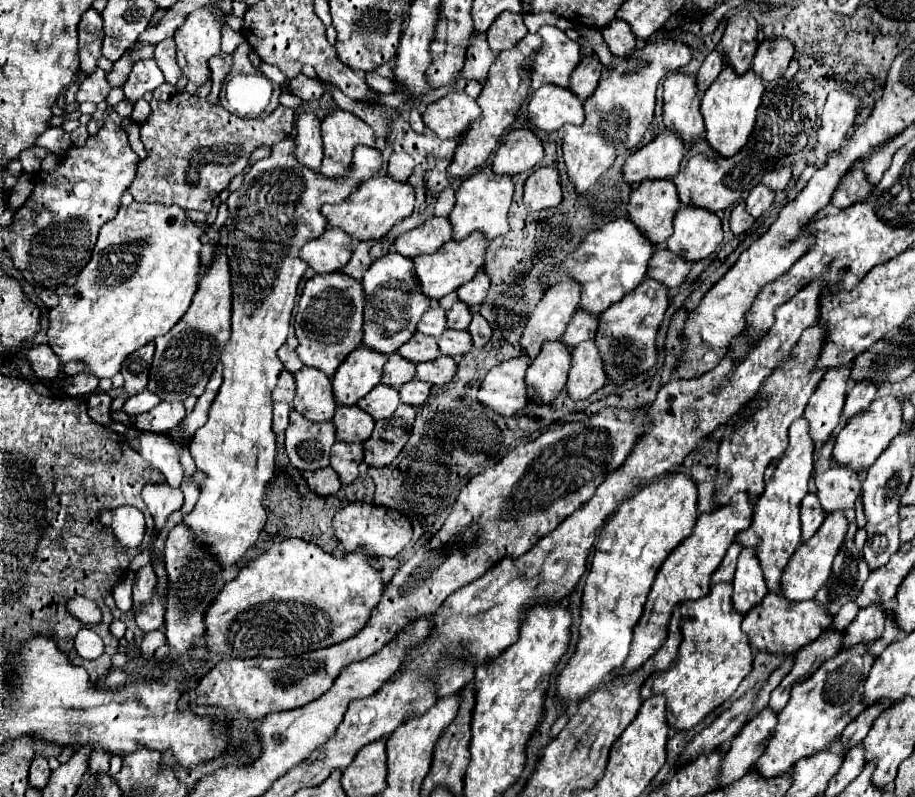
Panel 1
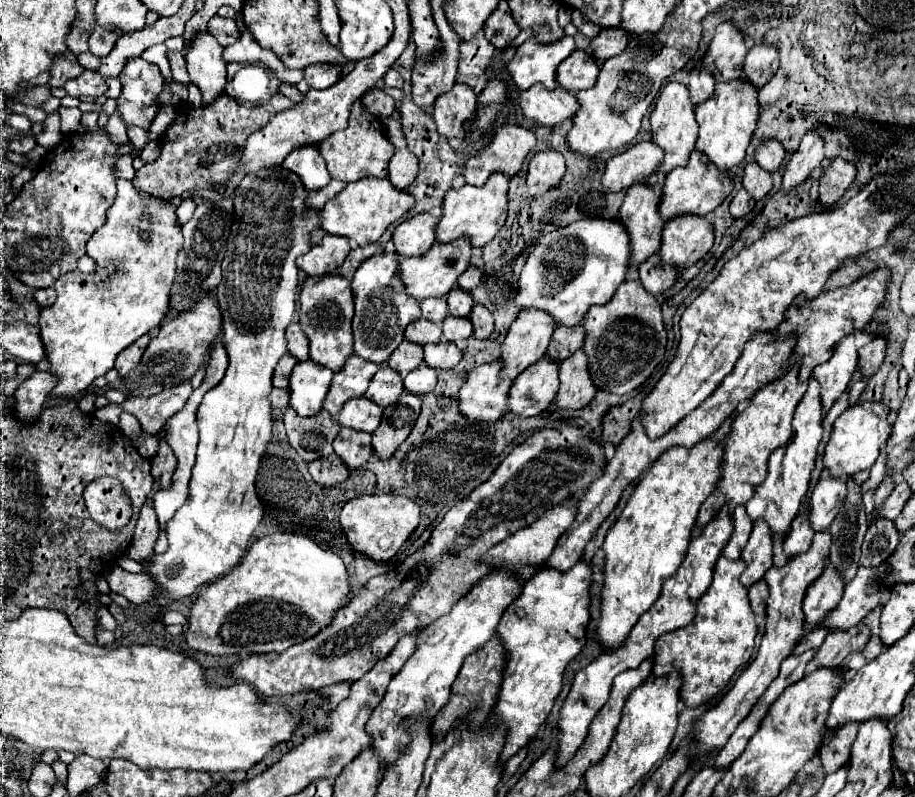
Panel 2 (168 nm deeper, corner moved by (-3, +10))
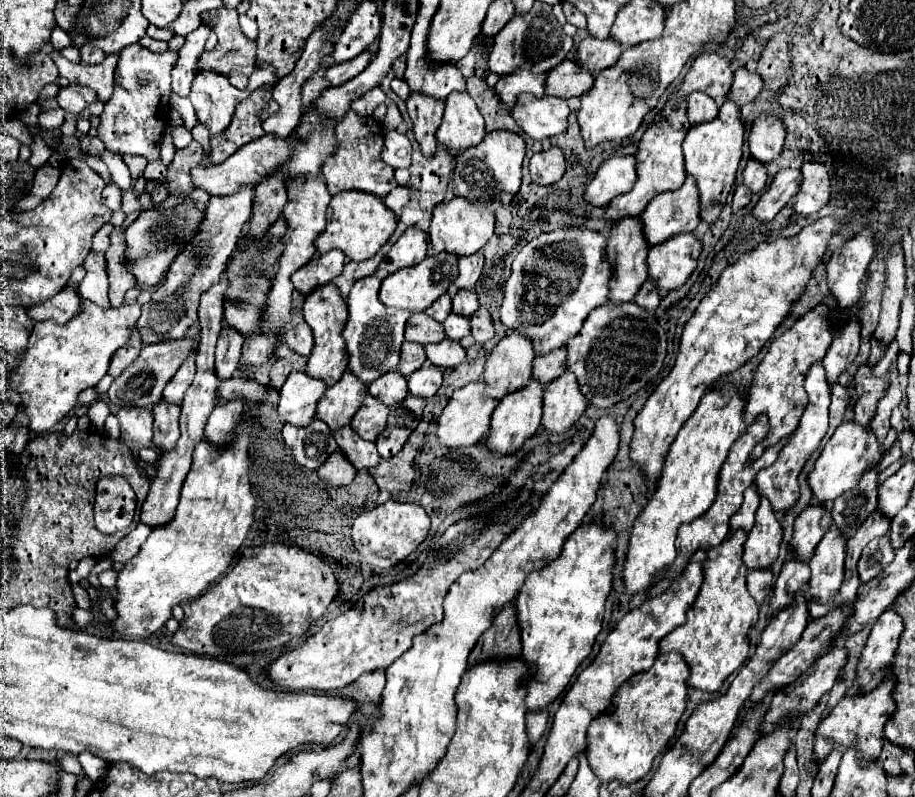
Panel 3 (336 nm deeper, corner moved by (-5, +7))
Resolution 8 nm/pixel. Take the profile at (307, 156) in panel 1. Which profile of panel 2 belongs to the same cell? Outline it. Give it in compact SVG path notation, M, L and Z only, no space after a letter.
M315 144L293 148L281 166L297 172L301 182L305 182L307 190L319 190L319 188L327 186L331 180L325 160Z

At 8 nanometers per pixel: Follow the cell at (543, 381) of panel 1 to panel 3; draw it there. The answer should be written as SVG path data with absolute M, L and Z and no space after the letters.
M531 381L527 387L523 387L519 393L511 393L511 397L503 397L499 405L495 407L491 415L491 429L489 433L481 439L481 443L495 455L505 457L505 455L515 455L523 443L533 437L541 425L541 411L543 411L543 385L537 381Z

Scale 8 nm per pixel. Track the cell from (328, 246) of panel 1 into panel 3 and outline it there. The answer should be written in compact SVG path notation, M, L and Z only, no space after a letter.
M333 249L331 253L313 257L303 269L297 269L291 275L291 283L301 295L309 295L317 287L331 283L343 271L343 265L345 265L343 253Z

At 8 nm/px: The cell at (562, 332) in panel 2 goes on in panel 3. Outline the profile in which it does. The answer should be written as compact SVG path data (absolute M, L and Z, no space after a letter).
M565 347L557 349L555 353L547 353L533 361L531 377L543 385L553 381L555 377L565 373Z

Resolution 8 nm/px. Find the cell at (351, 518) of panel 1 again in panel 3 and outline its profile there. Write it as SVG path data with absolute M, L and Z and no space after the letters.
M387 501L371 511L363 511L355 521L353 521L353 545L359 551L361 559L367 561L369 565L387 569L393 567L401 561L405 561L427 537L429 533L429 515L425 513L423 507L413 505L413 503L397 503L397 501Z

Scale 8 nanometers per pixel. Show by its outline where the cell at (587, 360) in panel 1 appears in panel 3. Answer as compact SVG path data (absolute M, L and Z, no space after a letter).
M571 373L559 375L545 387L541 427L549 435L565 433L585 411L587 401L579 393L579 383Z

